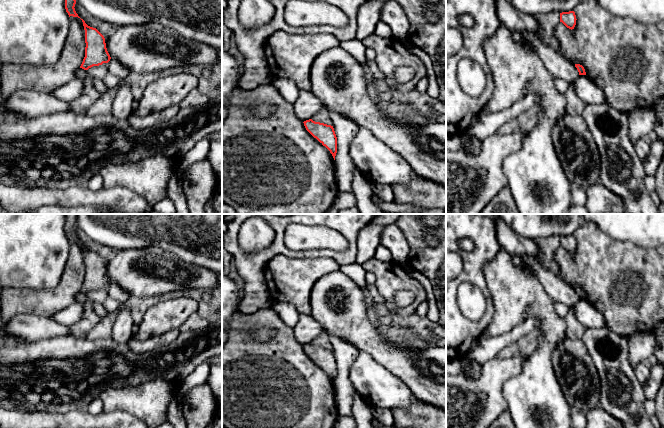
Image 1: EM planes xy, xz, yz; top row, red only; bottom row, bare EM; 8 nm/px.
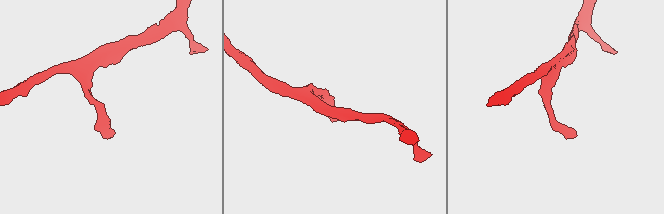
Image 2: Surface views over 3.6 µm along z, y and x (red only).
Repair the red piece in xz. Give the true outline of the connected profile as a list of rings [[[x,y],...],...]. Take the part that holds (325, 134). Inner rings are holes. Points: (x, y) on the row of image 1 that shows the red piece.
[[[312,119],[303,122],[306,130],[325,146],[332,154],[334,160],[337,153],[337,137],[333,126]]]

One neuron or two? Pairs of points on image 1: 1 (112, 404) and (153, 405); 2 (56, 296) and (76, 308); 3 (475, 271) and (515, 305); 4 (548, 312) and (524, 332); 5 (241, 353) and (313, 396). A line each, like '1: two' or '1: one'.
1: one
2: two
3: two
4: two
5: one

